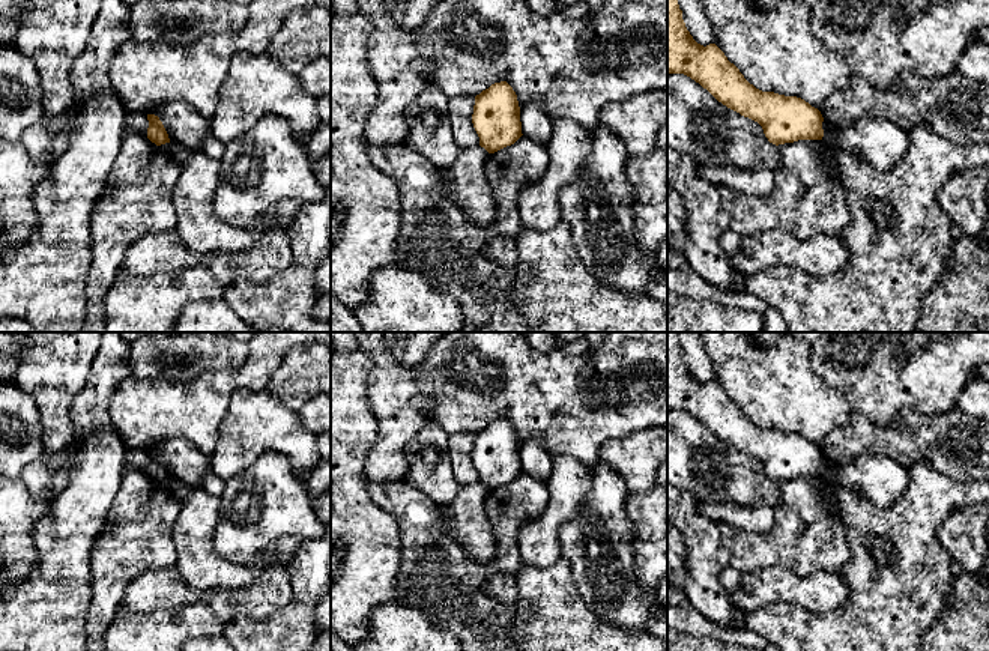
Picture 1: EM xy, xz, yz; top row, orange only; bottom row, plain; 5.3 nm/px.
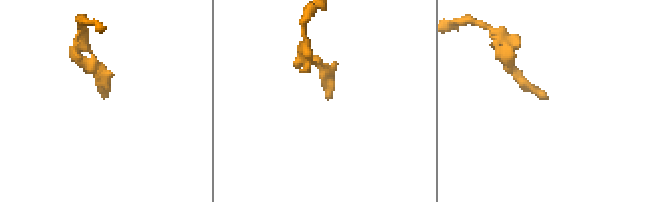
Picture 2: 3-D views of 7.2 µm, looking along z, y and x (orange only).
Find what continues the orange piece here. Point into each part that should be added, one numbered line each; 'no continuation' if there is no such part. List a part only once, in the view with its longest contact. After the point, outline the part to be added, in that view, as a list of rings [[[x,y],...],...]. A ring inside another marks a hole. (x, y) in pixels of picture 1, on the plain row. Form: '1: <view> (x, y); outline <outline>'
no continuation

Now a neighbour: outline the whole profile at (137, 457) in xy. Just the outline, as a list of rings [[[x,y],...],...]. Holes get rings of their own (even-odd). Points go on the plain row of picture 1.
[[[129,448],[125,457],[125,465],[137,466],[143,474],[147,474],[147,451],[144,448]]]

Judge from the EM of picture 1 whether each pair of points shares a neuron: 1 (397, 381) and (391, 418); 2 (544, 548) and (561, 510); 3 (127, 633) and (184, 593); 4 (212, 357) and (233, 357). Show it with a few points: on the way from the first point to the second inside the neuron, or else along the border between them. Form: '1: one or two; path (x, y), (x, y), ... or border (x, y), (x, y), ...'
1: one; path (396, 390), (396, 409)
2: one; path (544, 538), (544, 526), (552, 519)
3: two; border (197, 602), (149, 612), (128, 612)
4: one; path (217, 357), (229, 357)

